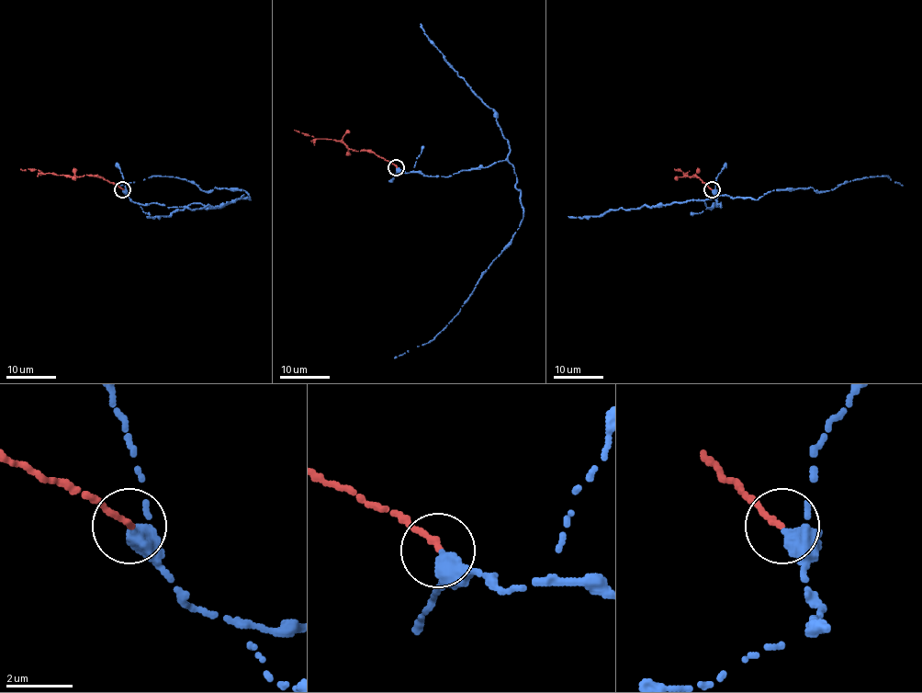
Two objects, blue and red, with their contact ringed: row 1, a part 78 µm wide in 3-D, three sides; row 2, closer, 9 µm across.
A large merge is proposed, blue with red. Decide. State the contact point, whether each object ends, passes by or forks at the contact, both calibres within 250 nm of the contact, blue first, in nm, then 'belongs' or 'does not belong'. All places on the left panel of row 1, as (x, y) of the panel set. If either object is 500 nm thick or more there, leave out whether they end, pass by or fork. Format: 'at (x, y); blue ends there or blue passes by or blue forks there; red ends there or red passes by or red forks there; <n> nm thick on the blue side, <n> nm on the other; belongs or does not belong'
at (122, 189); blue passes by; red ends there; 320 nm thick on the blue side, 190 nm on the other; belongs

